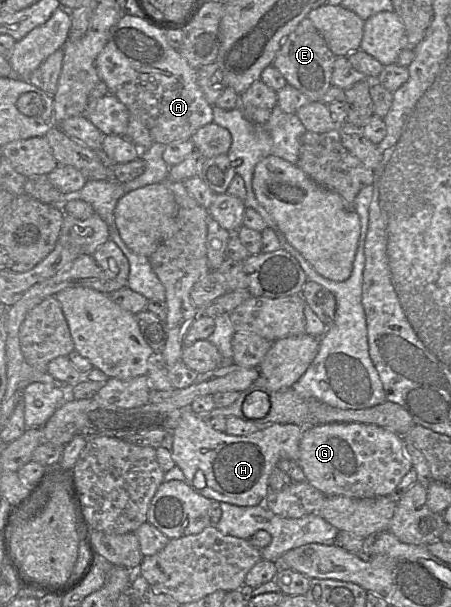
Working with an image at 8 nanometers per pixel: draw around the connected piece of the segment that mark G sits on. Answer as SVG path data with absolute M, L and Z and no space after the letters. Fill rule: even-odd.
M330 423L306 427L299 445L297 463L305 481L328 496L349 498L373 498L389 496L402 478L412 469L412 463L404 448L404 437L389 429L362 423Z

